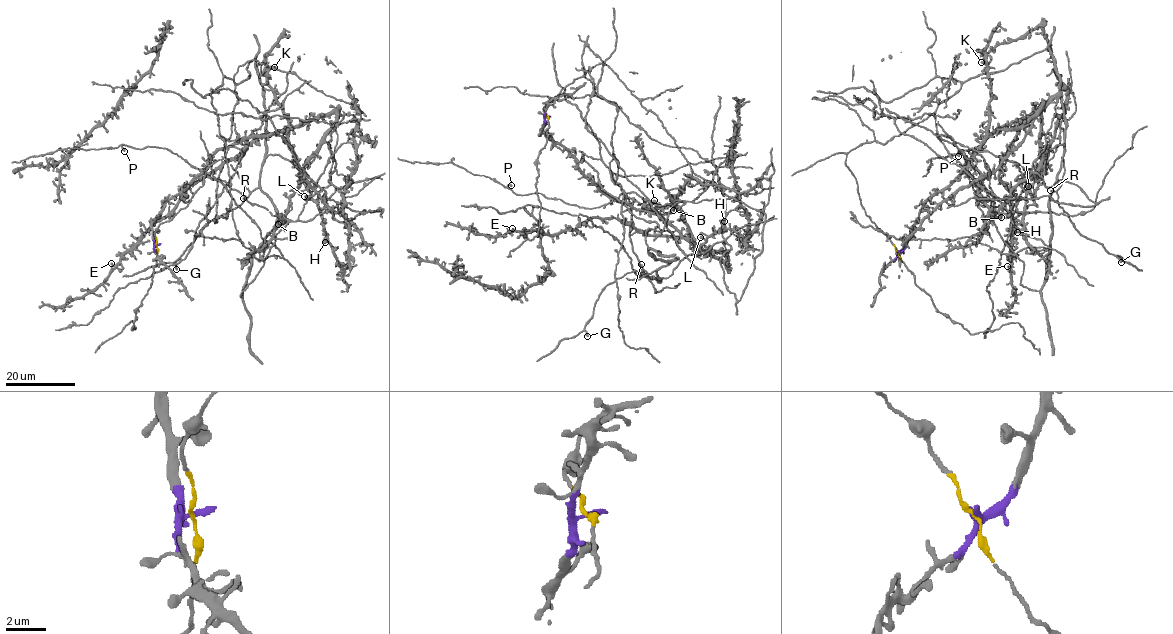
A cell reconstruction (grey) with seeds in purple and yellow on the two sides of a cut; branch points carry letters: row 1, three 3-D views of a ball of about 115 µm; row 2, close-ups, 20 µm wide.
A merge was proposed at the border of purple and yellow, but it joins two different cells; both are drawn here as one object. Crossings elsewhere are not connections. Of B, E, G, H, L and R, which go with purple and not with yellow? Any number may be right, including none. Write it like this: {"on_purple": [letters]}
{"on_purple": ["B", "E", "H", "L"]}

